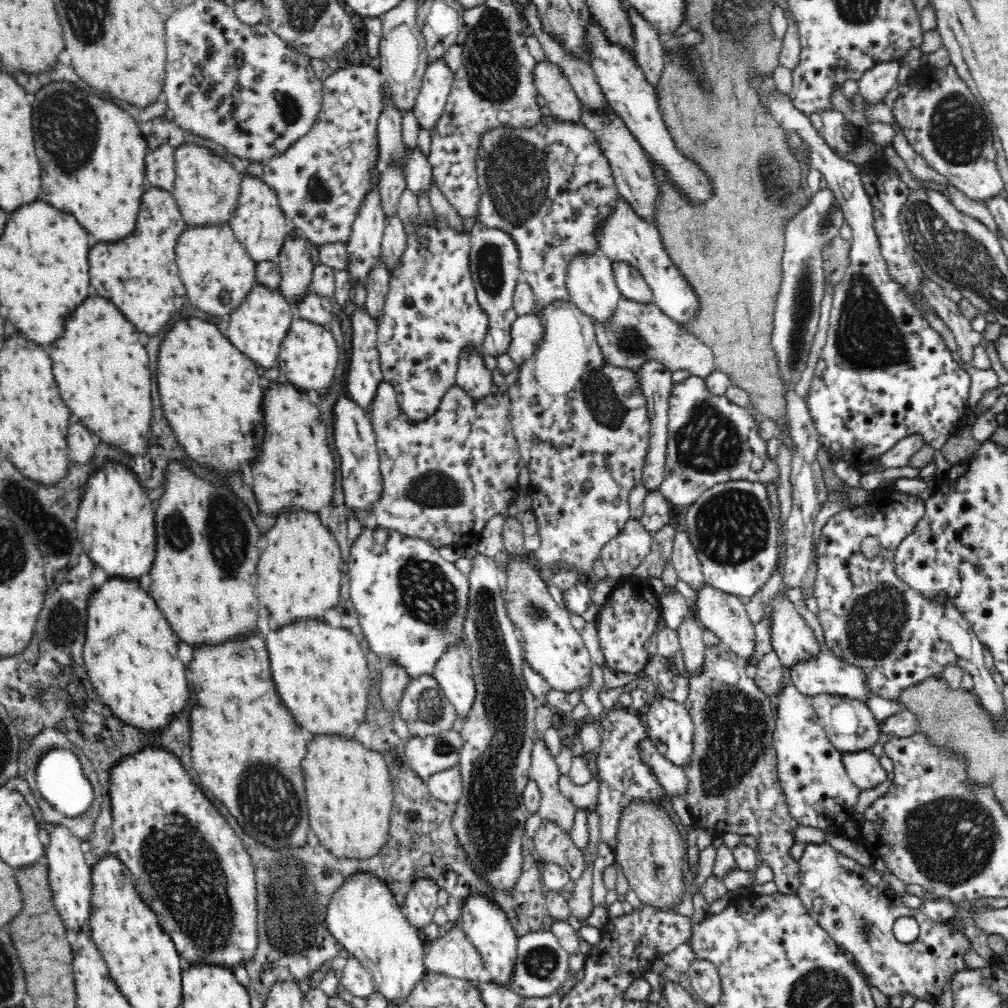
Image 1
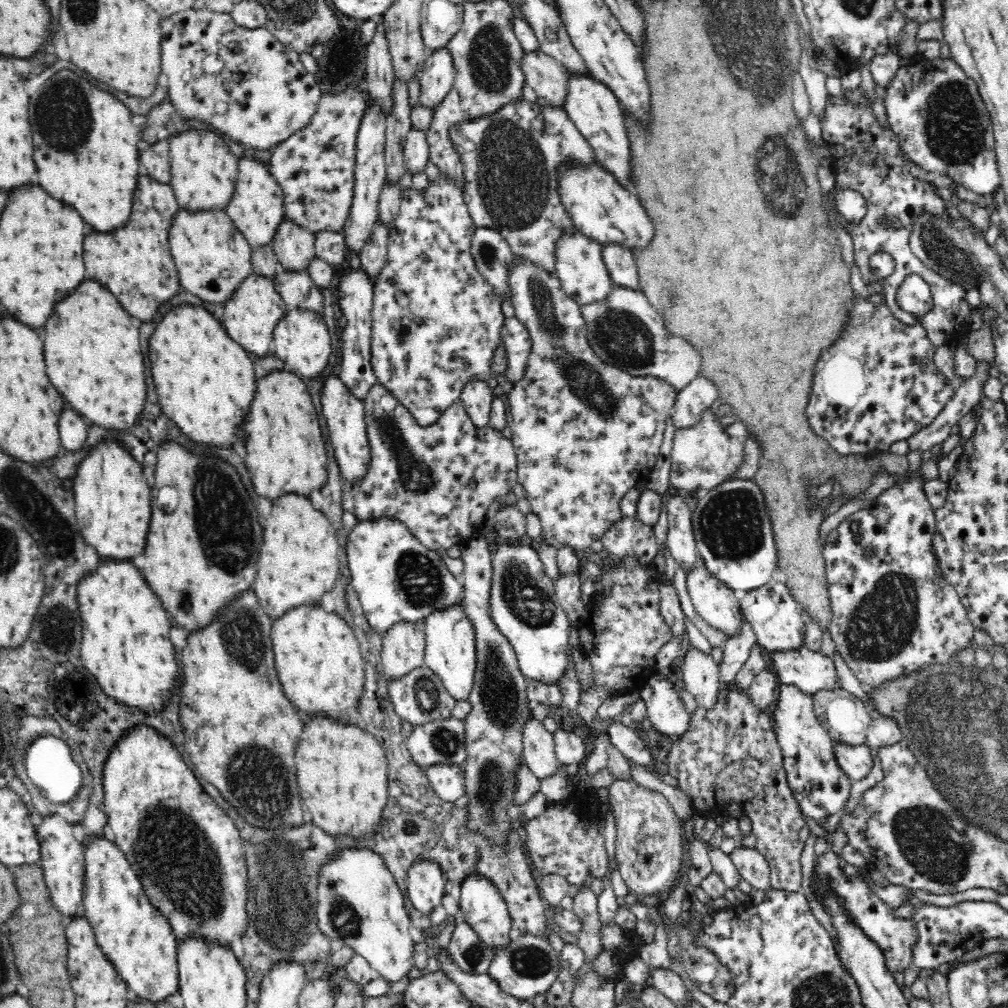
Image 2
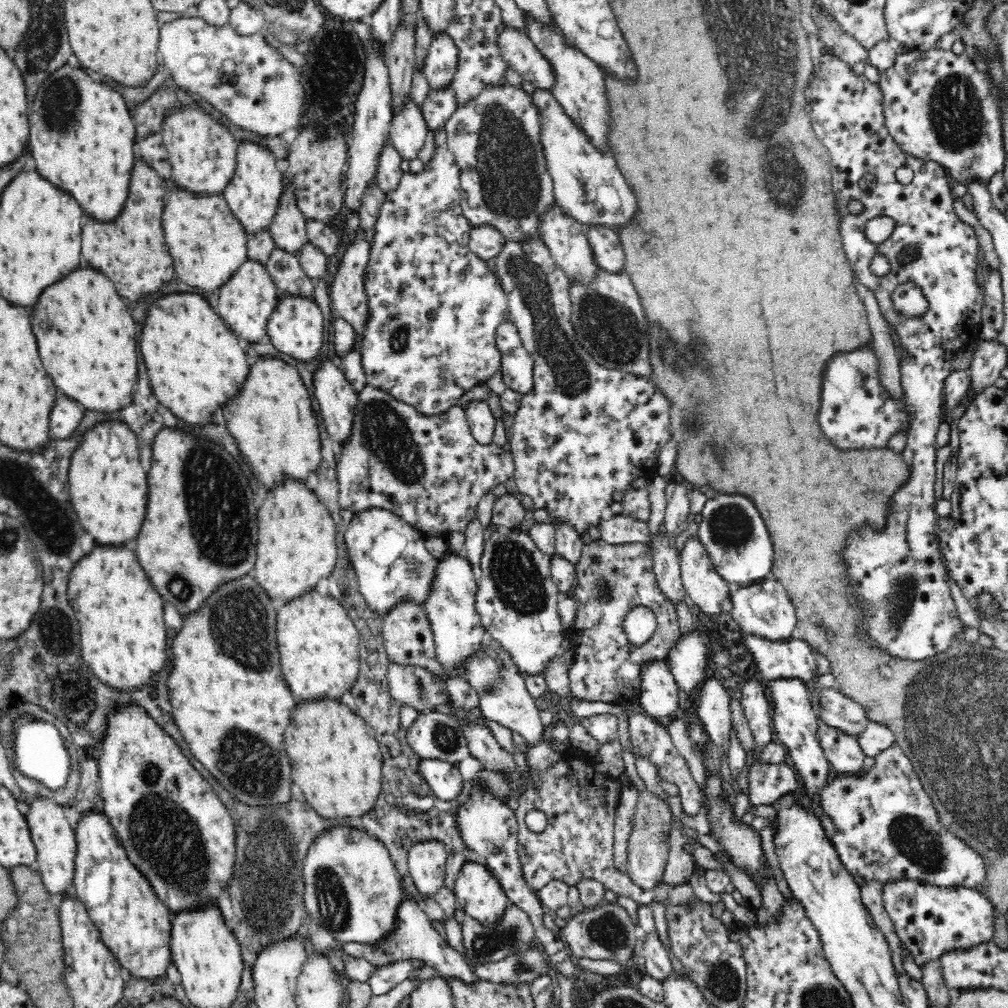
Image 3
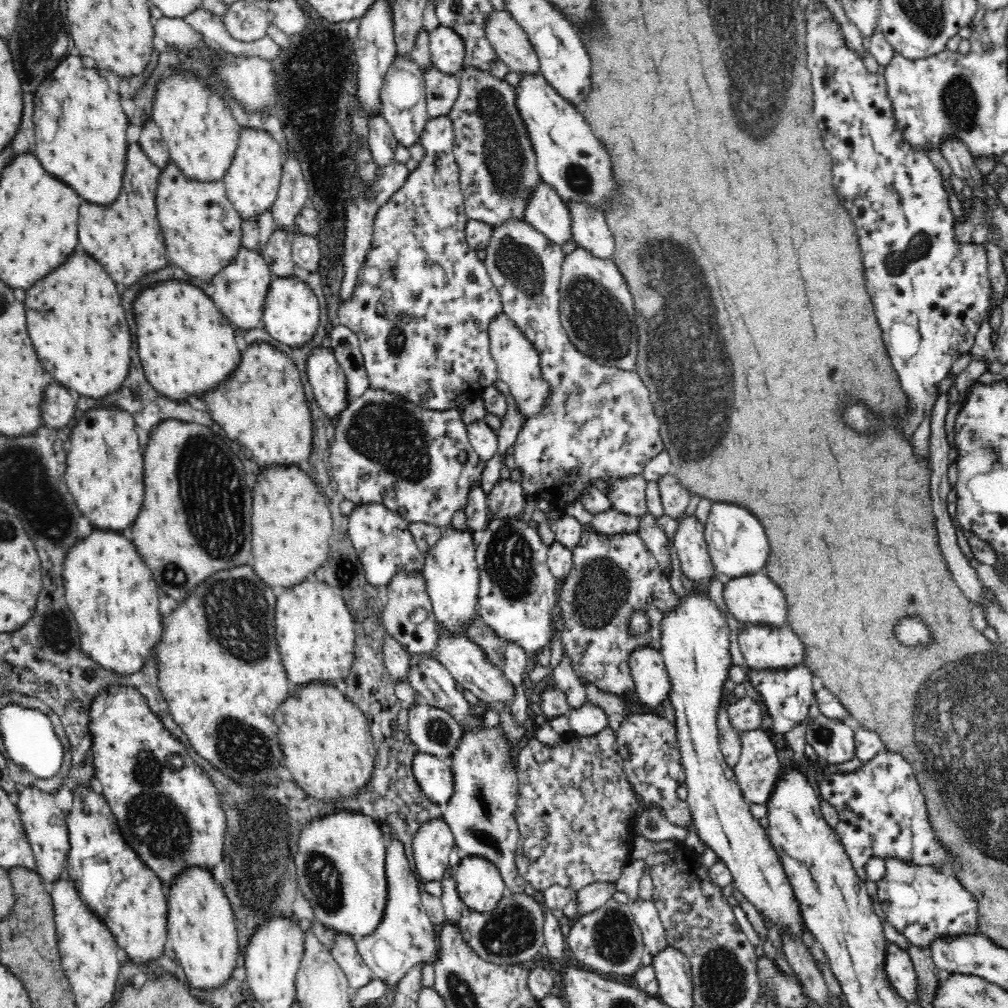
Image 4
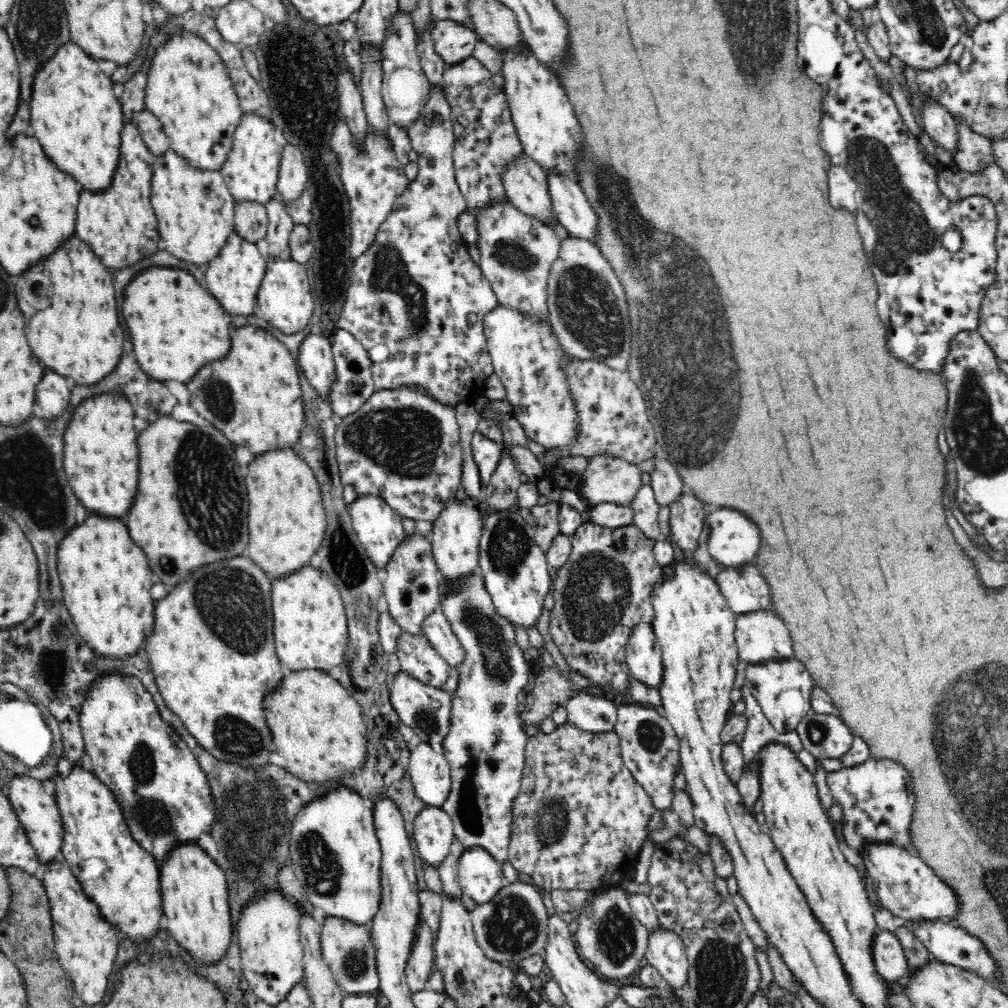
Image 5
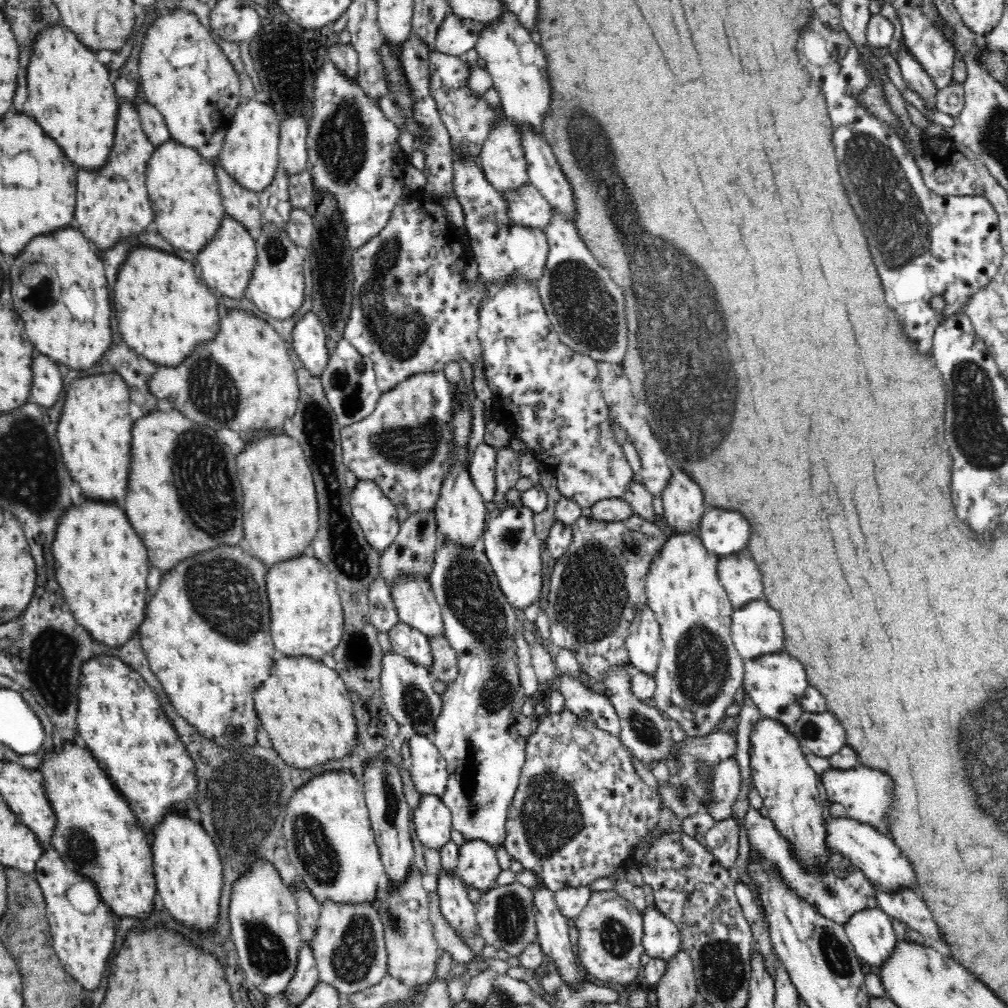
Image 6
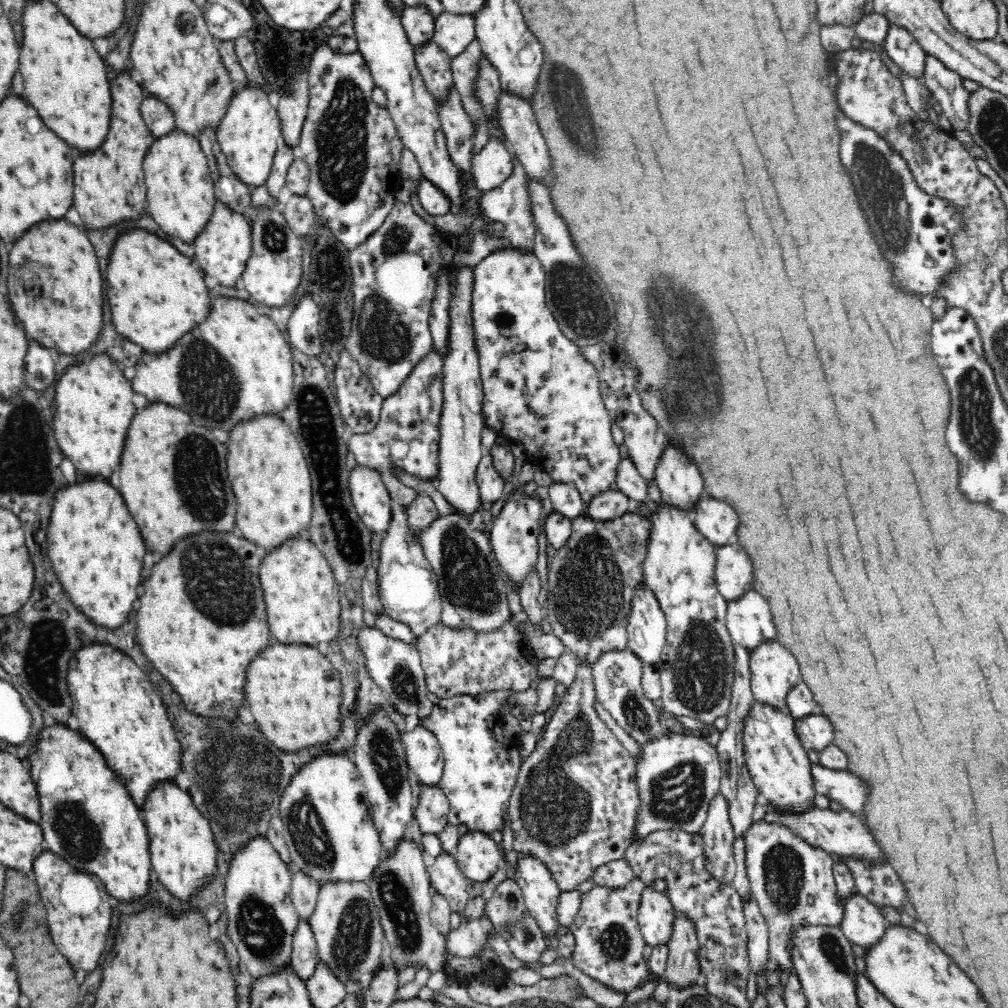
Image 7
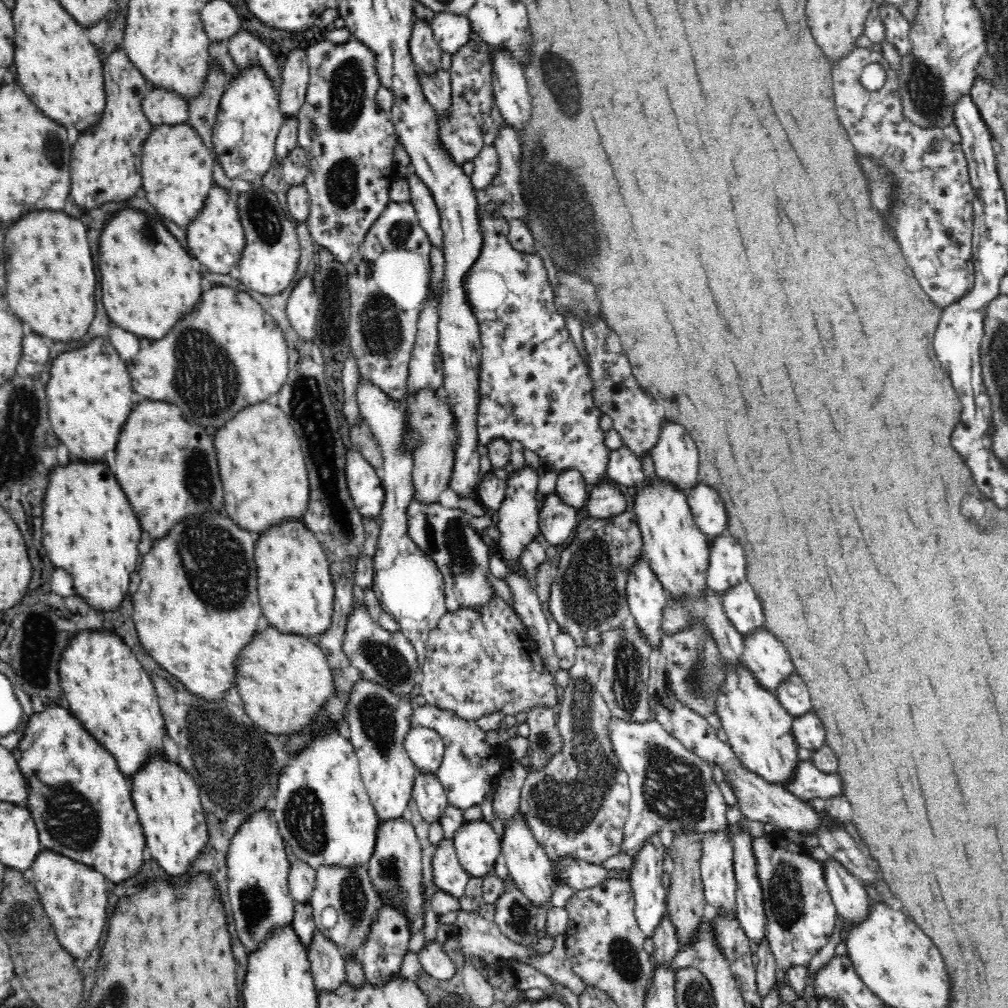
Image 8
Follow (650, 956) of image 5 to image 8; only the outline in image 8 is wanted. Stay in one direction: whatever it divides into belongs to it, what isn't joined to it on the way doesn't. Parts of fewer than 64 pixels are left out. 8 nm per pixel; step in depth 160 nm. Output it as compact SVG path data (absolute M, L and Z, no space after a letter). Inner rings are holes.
M659 833L650 837L636 854L636 864L634 864L634 868L630 870L630 876L628 876L634 891L635 917L646 939L653 936L654 930L662 922L664 914L667 914L668 888L664 887L661 882L662 874L665 871L663 868L663 846Z

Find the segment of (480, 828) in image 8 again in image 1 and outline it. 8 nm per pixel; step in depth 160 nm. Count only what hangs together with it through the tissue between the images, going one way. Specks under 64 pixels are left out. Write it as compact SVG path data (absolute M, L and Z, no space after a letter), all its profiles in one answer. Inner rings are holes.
M470 896L461 905L462 928L468 940L480 953L490 982L499 988L509 988L516 972L517 940L514 929L504 911L489 898Z

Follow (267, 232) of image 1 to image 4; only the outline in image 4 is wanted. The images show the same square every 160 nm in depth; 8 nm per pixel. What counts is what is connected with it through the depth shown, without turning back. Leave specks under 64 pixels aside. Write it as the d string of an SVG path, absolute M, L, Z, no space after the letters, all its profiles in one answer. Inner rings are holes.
M241 129L239 143L223 184L229 201L241 220L256 220L271 210L278 197L283 174L284 154L274 137L263 130Z

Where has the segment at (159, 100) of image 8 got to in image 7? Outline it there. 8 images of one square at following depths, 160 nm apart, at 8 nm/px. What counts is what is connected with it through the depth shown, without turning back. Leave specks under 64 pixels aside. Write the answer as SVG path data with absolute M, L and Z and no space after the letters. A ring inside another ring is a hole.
M146 95L141 102L141 116L155 139L175 130L176 125L170 108L155 97Z

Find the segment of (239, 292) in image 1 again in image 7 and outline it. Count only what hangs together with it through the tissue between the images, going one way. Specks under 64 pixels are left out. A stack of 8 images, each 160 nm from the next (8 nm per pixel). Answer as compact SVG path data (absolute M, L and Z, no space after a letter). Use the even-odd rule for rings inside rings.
M176 130L155 139L145 156L143 168L149 214L166 234L182 242L194 242L212 218L218 201L211 170L198 139Z

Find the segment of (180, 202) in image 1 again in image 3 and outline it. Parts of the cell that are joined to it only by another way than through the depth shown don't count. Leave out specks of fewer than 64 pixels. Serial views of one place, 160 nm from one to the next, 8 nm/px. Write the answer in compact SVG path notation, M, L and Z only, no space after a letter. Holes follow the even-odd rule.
M178 108L164 122L161 135L169 152L171 180L175 187L194 196L223 195L230 185L237 164L237 146L239 142L218 120L199 108Z

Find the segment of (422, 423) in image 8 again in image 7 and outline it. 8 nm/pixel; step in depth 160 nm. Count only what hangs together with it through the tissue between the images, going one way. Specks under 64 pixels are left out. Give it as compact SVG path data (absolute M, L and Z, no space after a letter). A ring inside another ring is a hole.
M417 494L413 502L406 508L406 527L414 540L421 540L421 534L441 518L436 504L427 494Z

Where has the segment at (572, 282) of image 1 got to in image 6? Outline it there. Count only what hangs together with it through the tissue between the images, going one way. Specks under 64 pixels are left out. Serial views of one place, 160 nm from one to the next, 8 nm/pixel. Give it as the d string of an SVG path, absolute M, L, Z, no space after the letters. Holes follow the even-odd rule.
M488 88L485 99L488 103L498 108L505 118L500 127L490 132L489 139L482 146L481 164L479 166L494 189L502 193L508 193L512 190L519 192L531 184L528 176L528 165L526 164L526 151L524 151L524 145L522 145L522 135L507 120L506 114L501 108L501 100L496 88Z

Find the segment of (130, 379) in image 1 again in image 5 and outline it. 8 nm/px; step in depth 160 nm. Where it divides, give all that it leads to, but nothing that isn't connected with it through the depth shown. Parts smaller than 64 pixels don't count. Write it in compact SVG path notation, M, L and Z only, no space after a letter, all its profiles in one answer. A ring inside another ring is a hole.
M72 238L70 244L64 244L54 256L50 256L50 260L30 268L26 276L18 278L16 294L20 308L28 320L26 338L44 366L48 366L60 376L72 378L80 386L98 384L116 370L122 358L124 336L118 334L118 338L112 338L110 334L110 330L116 328L116 324L120 322L118 304L114 300L114 280L108 274L108 270L100 264L98 256L94 256L94 252L90 252L86 244Z

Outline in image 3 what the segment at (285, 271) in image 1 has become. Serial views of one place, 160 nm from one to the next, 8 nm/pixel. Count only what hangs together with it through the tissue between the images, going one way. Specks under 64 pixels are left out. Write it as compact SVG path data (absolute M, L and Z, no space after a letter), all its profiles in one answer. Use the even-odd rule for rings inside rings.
M286 187L277 215L268 230L275 242L275 248L297 256L300 248L310 243L306 224L307 218L297 209L294 197L291 196L291 188Z

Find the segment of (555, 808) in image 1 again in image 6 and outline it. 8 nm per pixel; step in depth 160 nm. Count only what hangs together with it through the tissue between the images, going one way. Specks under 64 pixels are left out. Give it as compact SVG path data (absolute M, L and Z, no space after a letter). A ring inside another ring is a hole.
M402 579L391 589L400 620L417 628L429 638L445 636L446 627L441 613L441 607L435 600L429 582L421 579Z

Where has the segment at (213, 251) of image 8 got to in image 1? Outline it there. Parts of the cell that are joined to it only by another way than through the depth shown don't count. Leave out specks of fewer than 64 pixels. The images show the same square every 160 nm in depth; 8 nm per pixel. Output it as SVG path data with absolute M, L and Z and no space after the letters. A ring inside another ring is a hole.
M256 283L246 300L230 314L230 342L261 369L274 368L281 351L282 340L289 334L296 314L294 308L278 290Z

